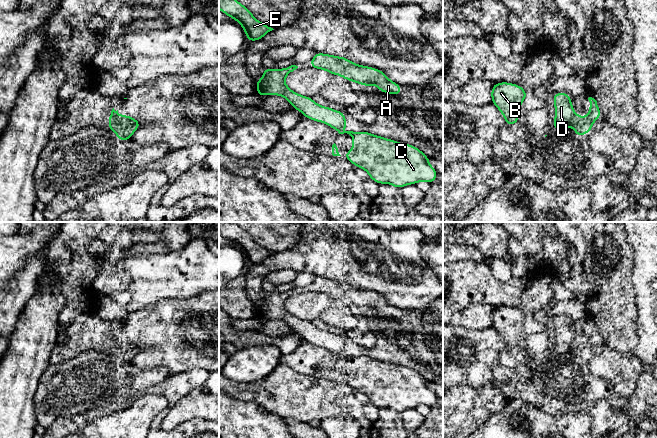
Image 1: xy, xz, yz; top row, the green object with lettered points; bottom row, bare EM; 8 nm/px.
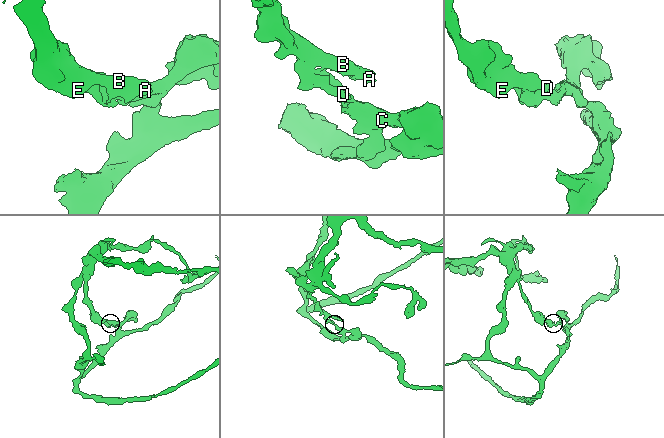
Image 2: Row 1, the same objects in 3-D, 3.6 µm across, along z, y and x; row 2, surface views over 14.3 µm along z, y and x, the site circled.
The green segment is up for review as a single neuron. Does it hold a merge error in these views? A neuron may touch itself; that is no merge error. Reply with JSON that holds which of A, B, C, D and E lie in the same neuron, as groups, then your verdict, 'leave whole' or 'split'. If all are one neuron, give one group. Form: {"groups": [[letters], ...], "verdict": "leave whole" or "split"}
{"groups": [["A", "B", "D", "E"], ["C"]], "verdict": "split"}

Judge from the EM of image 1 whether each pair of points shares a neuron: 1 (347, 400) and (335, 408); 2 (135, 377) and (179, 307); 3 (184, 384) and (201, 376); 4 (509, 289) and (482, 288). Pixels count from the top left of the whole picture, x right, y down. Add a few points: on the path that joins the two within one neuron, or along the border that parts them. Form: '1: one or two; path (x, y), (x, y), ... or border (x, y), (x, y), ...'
1: one; path (344, 401), (338, 405)
2: two; border (163, 365), (147, 368), (137, 367)
3: one; path (186, 379), (196, 376)
4: one; path (502, 289), (489, 289)

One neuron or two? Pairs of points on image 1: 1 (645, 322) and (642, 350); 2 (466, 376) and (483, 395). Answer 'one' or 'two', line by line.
1: one
2: two

